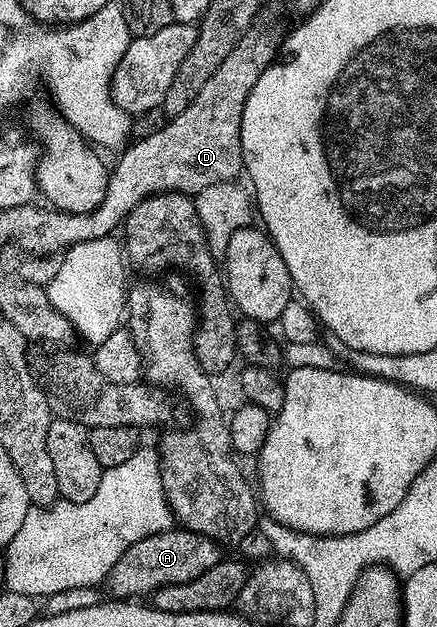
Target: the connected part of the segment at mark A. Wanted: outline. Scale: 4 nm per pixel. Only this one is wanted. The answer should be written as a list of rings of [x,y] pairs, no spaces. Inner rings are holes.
[[[171,528],[148,536],[144,540],[136,540],[132,548],[116,560],[112,572],[105,580],[105,589],[110,589],[115,599],[118,600],[142,600],[145,596],[152,596],[160,588],[168,584],[188,584],[188,580],[196,580],[196,576],[204,576],[208,568],[223,561],[219,543],[214,539],[197,534],[191,530]]]

